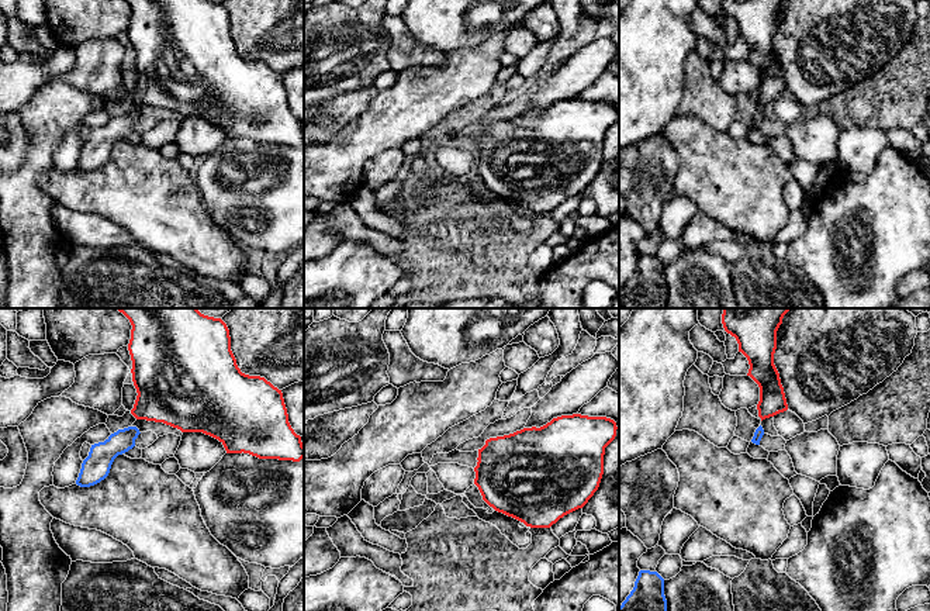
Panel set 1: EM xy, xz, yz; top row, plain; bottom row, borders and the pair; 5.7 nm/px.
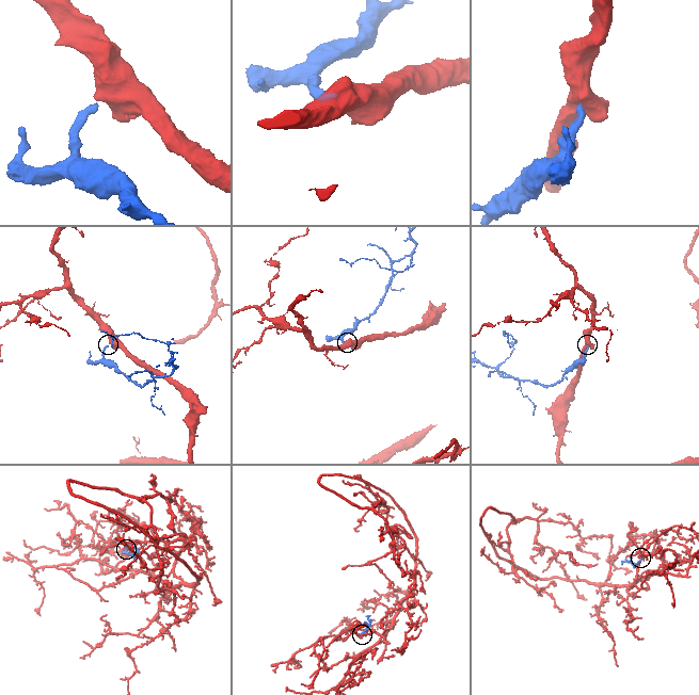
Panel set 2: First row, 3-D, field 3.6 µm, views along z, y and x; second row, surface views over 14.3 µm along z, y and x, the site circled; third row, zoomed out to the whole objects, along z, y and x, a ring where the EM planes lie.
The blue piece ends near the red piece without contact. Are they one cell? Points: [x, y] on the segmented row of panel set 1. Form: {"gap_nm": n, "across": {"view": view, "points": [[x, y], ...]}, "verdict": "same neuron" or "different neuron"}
{"gap_nm": 30, "across": {"view": "yz", "points": [[760, 425], [761, 420]]}, "verdict": "same neuron"}

